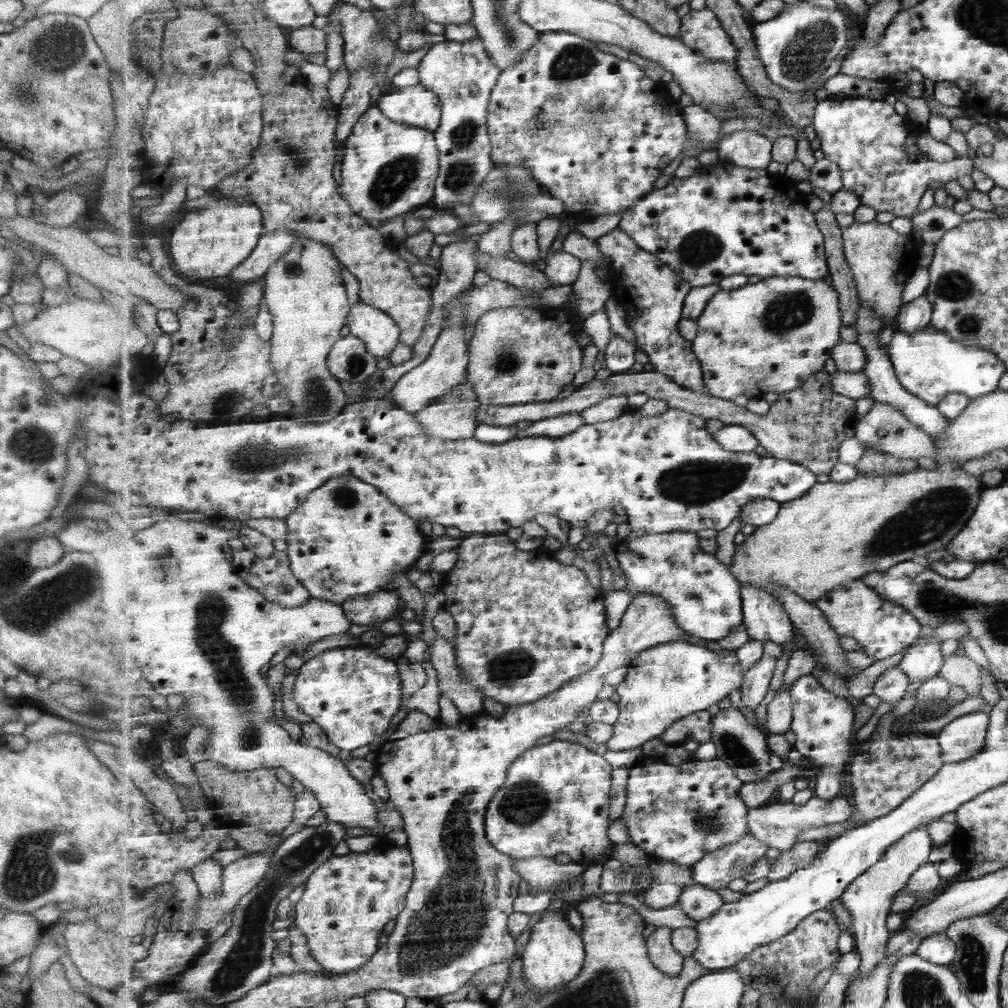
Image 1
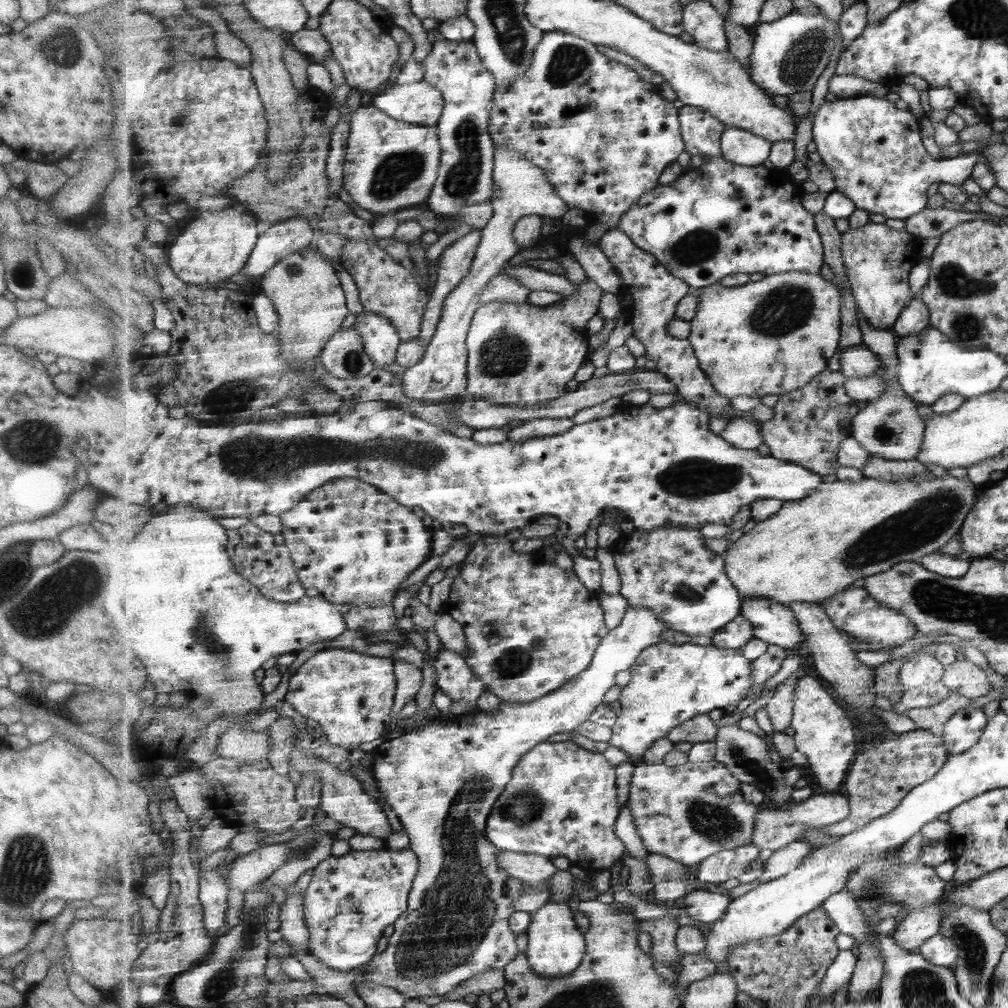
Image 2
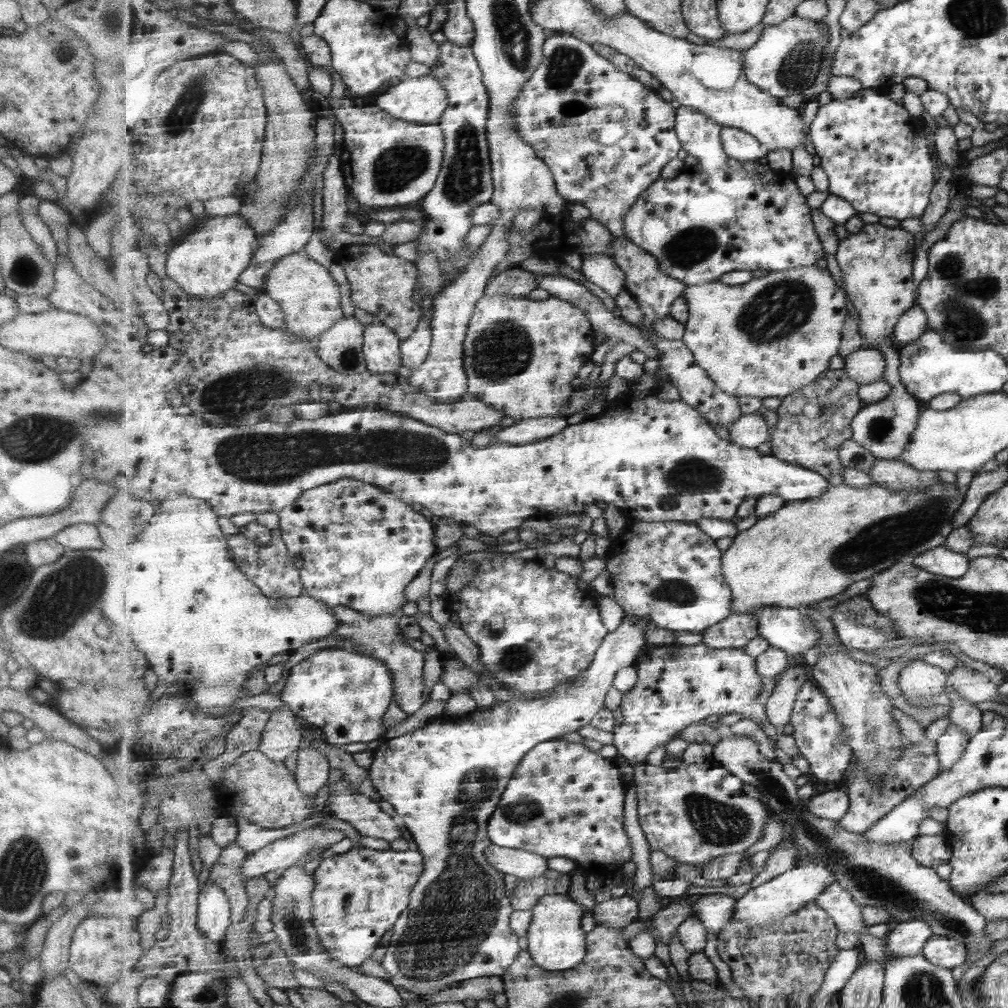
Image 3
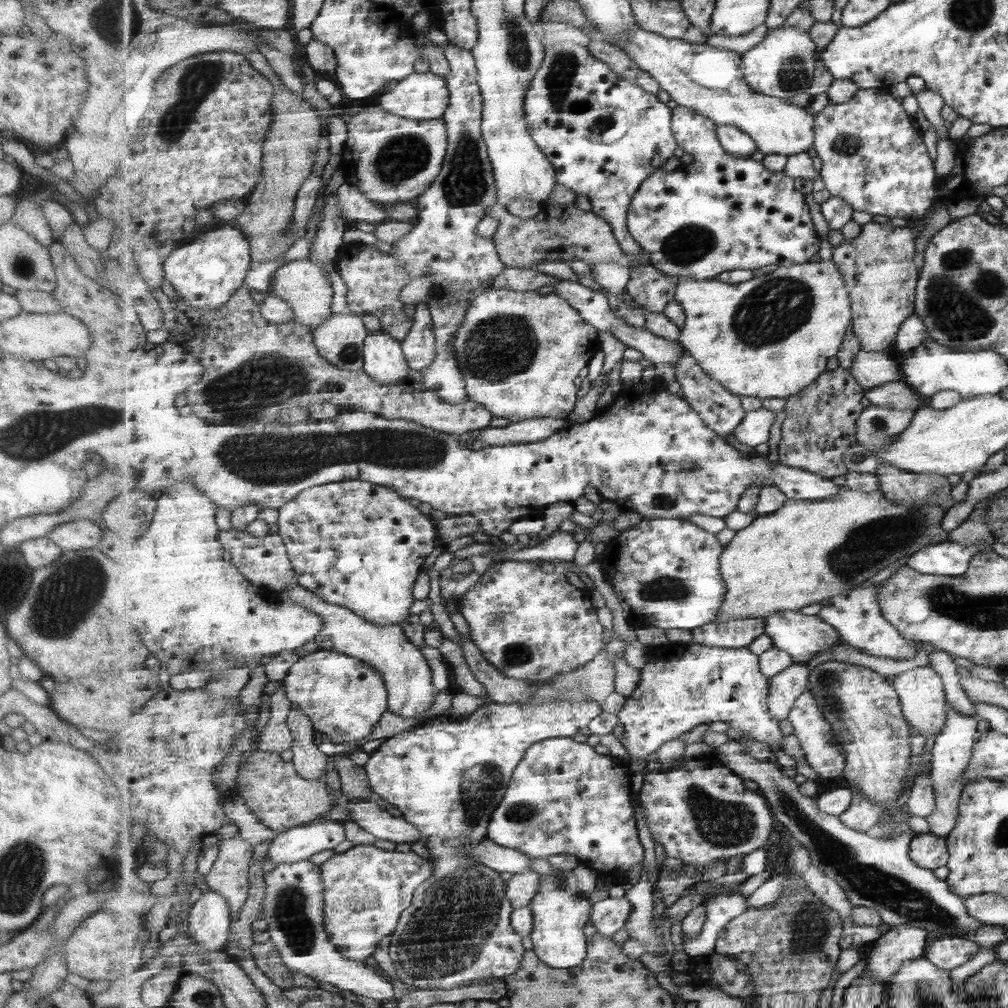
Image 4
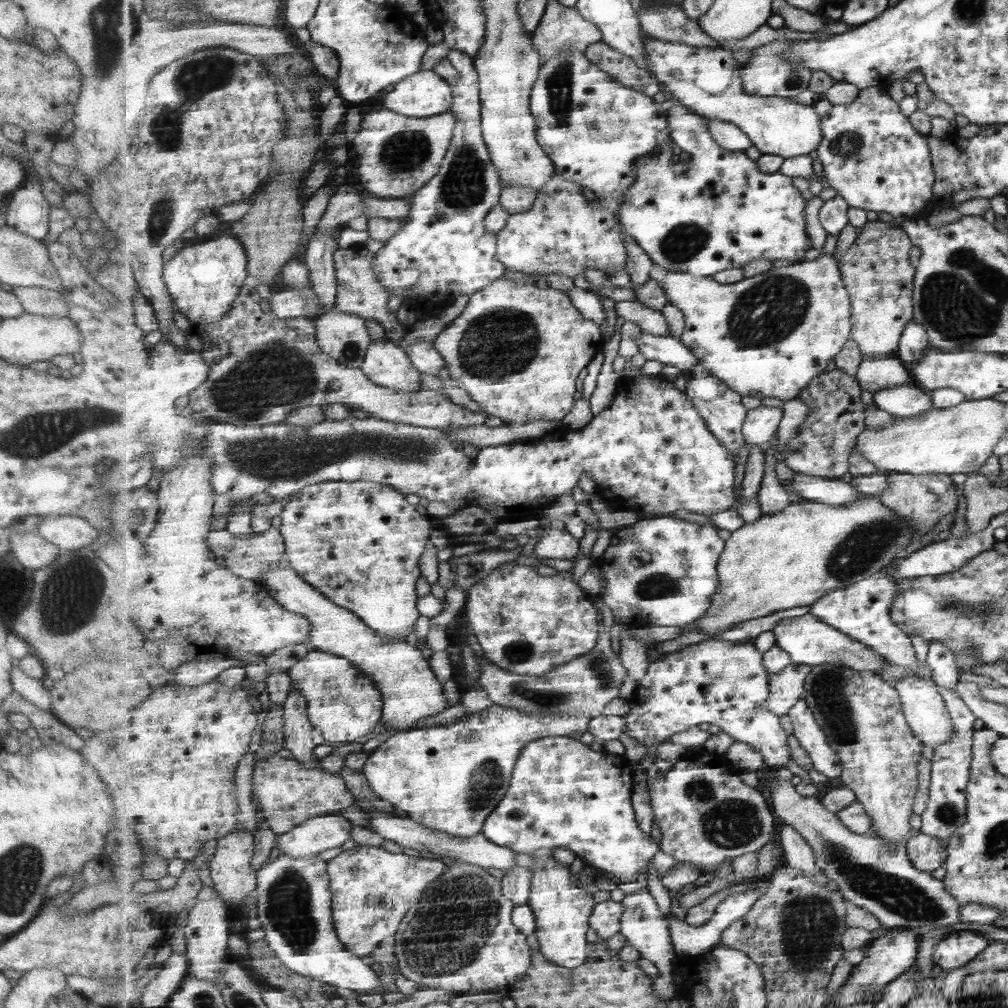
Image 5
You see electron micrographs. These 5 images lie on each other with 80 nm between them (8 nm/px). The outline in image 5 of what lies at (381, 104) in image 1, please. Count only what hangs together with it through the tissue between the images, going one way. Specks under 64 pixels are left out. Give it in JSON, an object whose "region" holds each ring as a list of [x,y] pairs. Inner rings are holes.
{"region":[[[422,70],[396,84],[383,99],[383,104],[409,118],[436,117],[453,106],[453,87],[437,71]]]}

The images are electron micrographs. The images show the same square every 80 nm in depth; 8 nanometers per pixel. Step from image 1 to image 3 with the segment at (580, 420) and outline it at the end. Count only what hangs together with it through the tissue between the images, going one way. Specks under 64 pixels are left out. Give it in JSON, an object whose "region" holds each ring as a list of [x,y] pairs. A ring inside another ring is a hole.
{"region":[[[547,416],[516,421],[494,434],[497,443],[510,445],[531,444],[554,437],[569,426],[569,420],[563,416]]]}

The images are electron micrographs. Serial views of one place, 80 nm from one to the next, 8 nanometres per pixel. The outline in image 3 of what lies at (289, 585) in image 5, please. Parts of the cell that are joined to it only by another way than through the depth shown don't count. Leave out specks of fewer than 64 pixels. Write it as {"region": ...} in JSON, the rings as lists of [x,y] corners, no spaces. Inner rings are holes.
{"region":[[[337,606],[331,609],[338,620],[334,634],[350,644],[347,650],[382,660],[392,673],[394,700],[398,701],[400,707],[409,716],[419,712],[428,698],[425,696],[425,654],[405,642],[403,630],[399,628],[398,615],[369,616],[347,606]]]}

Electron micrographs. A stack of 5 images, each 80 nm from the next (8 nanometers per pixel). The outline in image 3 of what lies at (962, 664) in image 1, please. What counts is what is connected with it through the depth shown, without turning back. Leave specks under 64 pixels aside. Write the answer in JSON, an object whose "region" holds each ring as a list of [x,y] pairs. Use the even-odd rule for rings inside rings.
{"region":[[[955,666],[947,671],[947,680],[944,682],[946,691],[956,690],[963,698],[969,702],[985,702],[985,700],[994,700],[997,694],[997,684],[992,683],[969,667]]]}

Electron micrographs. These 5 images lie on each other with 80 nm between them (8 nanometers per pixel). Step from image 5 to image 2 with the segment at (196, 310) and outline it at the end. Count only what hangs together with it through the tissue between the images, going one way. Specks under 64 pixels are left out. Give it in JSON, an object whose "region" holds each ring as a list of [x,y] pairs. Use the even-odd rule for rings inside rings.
{"region":[[[240,206],[228,208],[221,212],[200,211],[200,215],[186,225],[182,233],[172,234],[173,243],[167,248],[168,263],[173,272],[187,284],[201,290],[218,289],[218,282],[227,282],[231,276],[239,274],[248,265],[251,253],[258,243],[258,217]]]}

